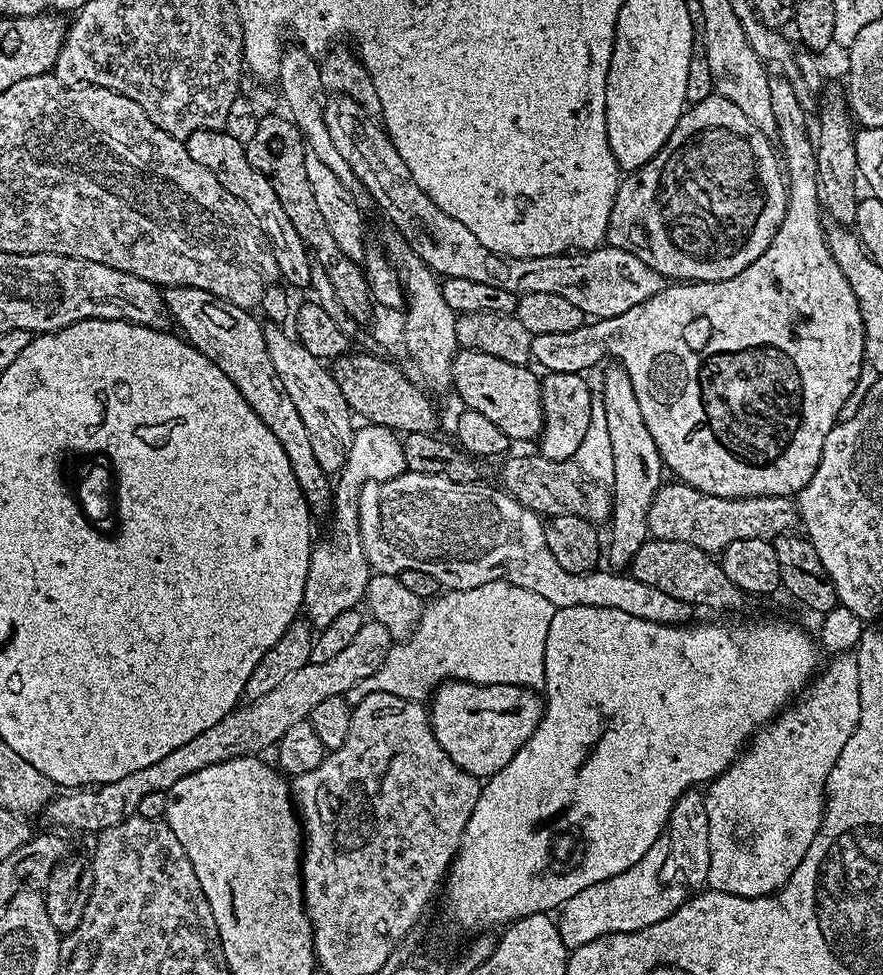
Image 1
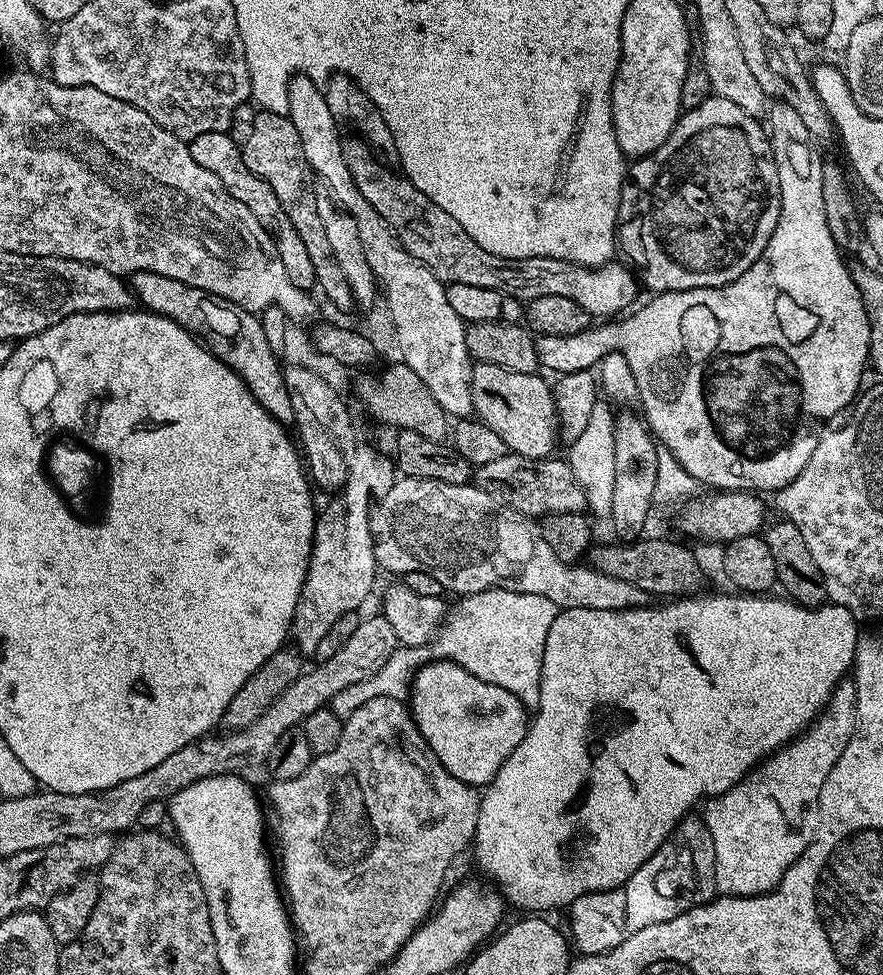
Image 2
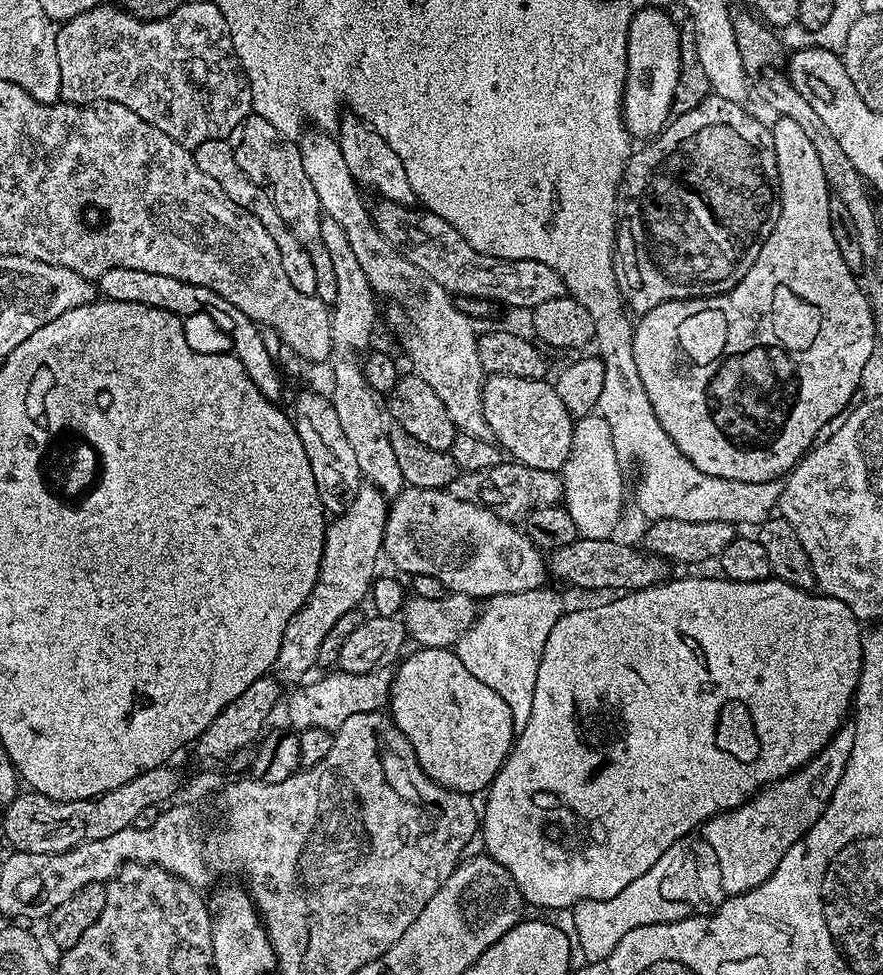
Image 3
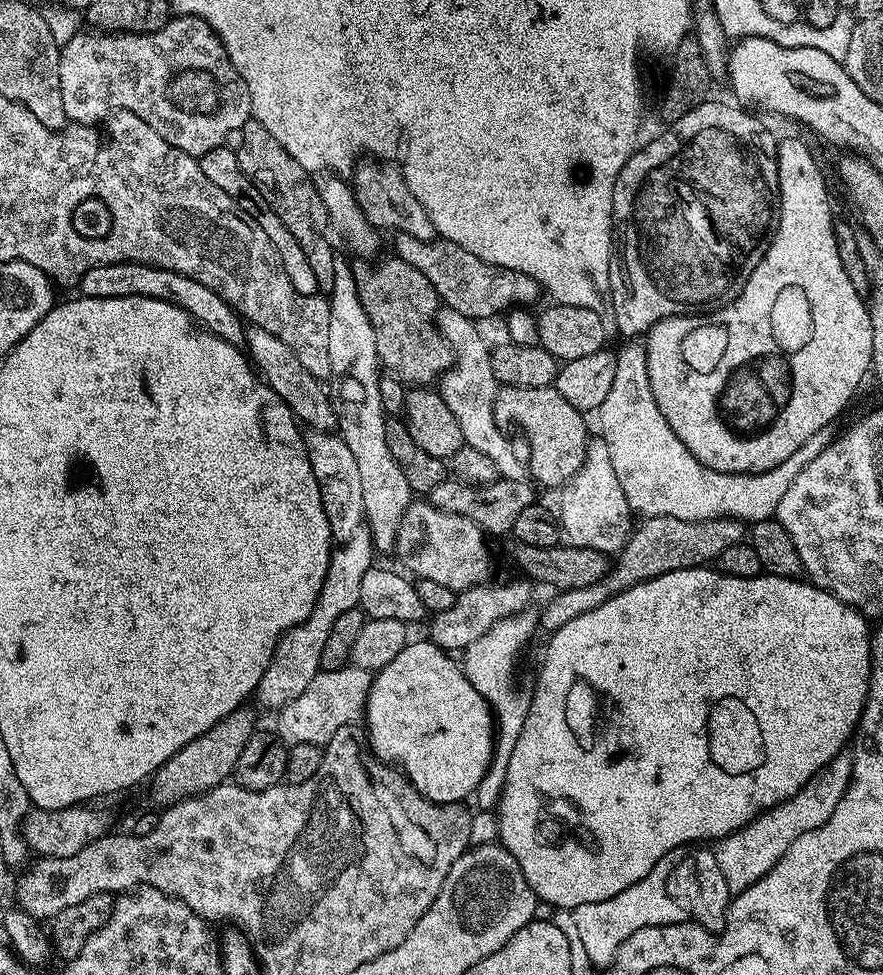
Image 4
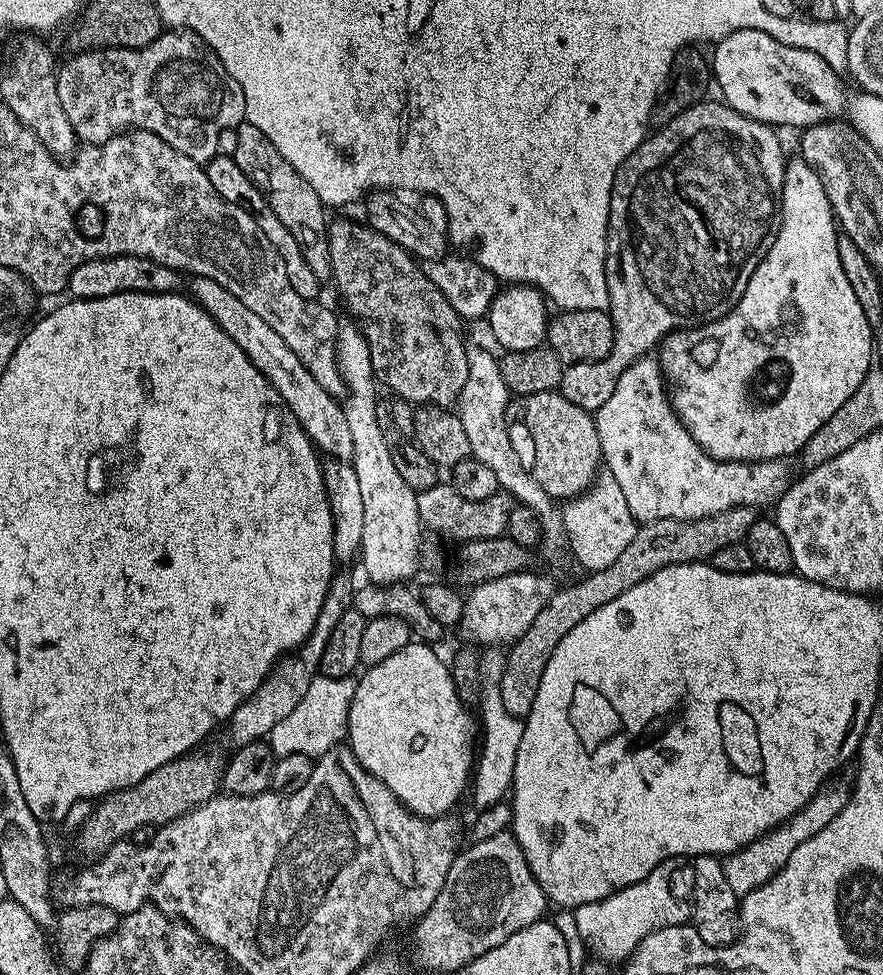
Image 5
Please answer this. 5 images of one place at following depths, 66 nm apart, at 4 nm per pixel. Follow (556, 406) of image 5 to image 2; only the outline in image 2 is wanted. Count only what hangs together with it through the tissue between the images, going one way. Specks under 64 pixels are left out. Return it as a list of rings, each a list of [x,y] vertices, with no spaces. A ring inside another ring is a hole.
[[[473,363],[472,366],[472,411],[478,420],[490,430],[494,430],[502,438],[509,452],[516,452],[531,460],[547,460],[560,440],[560,423],[552,397],[553,385],[547,384],[540,374],[518,374],[514,370],[506,370],[502,366],[493,364]]]

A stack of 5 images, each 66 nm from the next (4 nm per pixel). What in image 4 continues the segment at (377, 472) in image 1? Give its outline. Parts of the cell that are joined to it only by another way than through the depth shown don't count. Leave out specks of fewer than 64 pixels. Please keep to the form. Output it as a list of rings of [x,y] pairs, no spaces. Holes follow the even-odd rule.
[[[364,526],[333,551],[326,578],[322,582],[322,590],[318,594],[318,602],[314,602],[314,610],[310,610],[310,618],[285,632],[272,651],[270,662],[254,693],[254,700],[262,707],[273,710],[285,708],[287,704],[294,702],[294,698],[298,698],[298,694],[302,694],[302,690],[306,690],[306,686],[310,686],[310,682],[314,682],[314,678],[322,671],[322,649],[330,635],[330,629],[337,618],[346,614],[346,610],[359,605],[362,578],[374,566],[375,560],[372,559],[377,559],[377,556],[376,547],[372,544],[372,535]]]

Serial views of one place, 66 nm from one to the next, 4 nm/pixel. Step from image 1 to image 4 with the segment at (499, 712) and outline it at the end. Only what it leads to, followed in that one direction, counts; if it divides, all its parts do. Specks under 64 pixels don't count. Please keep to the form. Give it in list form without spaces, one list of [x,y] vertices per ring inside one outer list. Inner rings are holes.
[[[413,639],[396,655],[394,662],[390,662],[372,676],[372,688],[368,691],[368,702],[364,706],[363,715],[363,719],[368,720],[368,740],[366,736],[366,744],[370,752],[370,747],[372,747],[373,754],[380,759],[377,761],[388,766],[396,766],[396,763],[400,763],[401,769],[399,768],[399,771],[425,798],[432,800],[435,804],[458,804],[467,801],[467,796],[469,799],[475,793],[478,782],[482,782],[482,778],[492,761],[492,752],[496,749],[496,726],[492,715],[492,707],[486,702],[486,698],[482,698],[482,694],[478,694],[478,690],[474,690],[474,686],[468,675],[465,674],[463,667],[457,661],[455,664],[448,656],[451,655],[445,649],[433,644],[431,639]]]

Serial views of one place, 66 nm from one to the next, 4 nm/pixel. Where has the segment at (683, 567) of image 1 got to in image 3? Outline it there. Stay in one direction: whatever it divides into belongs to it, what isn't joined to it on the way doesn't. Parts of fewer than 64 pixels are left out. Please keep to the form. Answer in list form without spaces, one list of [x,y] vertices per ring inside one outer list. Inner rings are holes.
[[[578,538],[570,546],[551,549],[546,563],[553,577],[565,580],[576,588],[620,588],[616,590],[639,590],[649,588],[651,584],[662,584],[669,579],[669,561],[653,552],[631,548],[628,544],[619,544],[619,539],[597,540]]]

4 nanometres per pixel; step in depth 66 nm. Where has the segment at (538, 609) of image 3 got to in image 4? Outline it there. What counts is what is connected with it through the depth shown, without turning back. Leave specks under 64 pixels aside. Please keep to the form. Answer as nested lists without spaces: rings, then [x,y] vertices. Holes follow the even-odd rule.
[[[521,610],[512,613],[511,616],[503,616],[497,624],[490,626],[490,630],[486,630],[486,634],[482,634],[482,638],[478,638],[478,642],[474,642],[468,648],[463,649],[462,667],[466,675],[470,678],[470,682],[474,686],[474,690],[478,690],[478,694],[482,694],[482,698],[486,698],[486,702],[492,707],[492,715],[496,726],[496,749],[492,752],[492,761],[486,770],[486,774],[482,778],[482,782],[478,782],[474,793],[474,801],[480,808],[495,809],[500,802],[500,795],[504,789],[506,782],[506,769],[510,766],[510,753],[513,752],[514,746],[518,742],[518,734],[522,734],[522,726],[526,726],[526,714],[528,713],[529,697],[520,693],[520,688],[516,685],[516,667],[520,664],[520,655],[524,652],[524,647],[532,640],[532,635],[538,632],[538,620],[535,615],[531,616],[531,611]]]

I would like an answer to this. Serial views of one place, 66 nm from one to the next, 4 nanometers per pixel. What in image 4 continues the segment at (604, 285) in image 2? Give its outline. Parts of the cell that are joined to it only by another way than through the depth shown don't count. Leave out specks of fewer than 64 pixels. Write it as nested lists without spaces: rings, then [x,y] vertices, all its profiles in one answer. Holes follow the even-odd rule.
[[[401,235],[399,239],[394,248],[395,255],[414,266],[414,270],[422,270],[422,274],[430,278],[430,286],[434,286],[440,295],[443,307],[453,308],[471,320],[483,322],[499,312],[507,313],[513,306],[530,306],[528,304],[542,296],[540,281],[521,272],[482,262],[482,258],[473,254],[470,248],[458,246],[454,240],[437,238],[418,241],[406,235]]]

